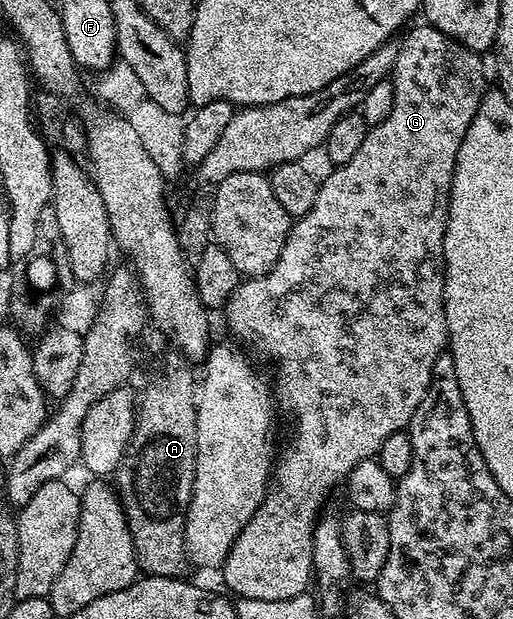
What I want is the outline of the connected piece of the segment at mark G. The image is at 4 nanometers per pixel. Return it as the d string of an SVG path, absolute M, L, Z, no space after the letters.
M412 26L402 36L399 43L397 65L390 77L395 96L393 110L390 111L389 117L385 117L385 121L374 124L368 130L365 142L357 148L357 154L350 161L338 164L327 176L322 176L317 201L313 201L313 209L309 209L309 213L305 213L300 219L292 222L287 244L285 249L281 249L281 257L277 265L273 265L273 269L269 269L269 273L264 275L244 278L238 289L229 297L225 308L227 327L240 339L238 342L252 343L265 358L275 362L273 387L277 392L278 402L282 406L284 403L295 418L295 428L291 431L291 444L288 445L287 451L280 450L274 460L273 478L270 480L267 495L263 498L263 504L257 509L257 513L253 513L253 517L249 517L245 529L241 529L237 541L229 549L227 560L223 562L221 568L223 579L227 582L228 589L232 591L230 594L241 599L285 601L304 594L310 588L307 586L312 586L315 570L313 561L315 525L324 510L322 509L323 502L330 497L331 490L338 483L340 486L346 480L353 465L357 465L357 461L376 458L381 445L385 445L385 437L389 437L389 433L404 430L410 424L417 405L421 405L421 397L425 397L429 389L433 361L437 361L437 357L444 354L449 343L445 321L445 277L443 276L443 238L449 213L449 197L459 146L461 141L465 141L465 133L477 113L477 105L481 105L483 92L488 83L486 77L483 76L483 63L479 60L482 59L480 52L471 51L435 27L422 26L415 28Z

